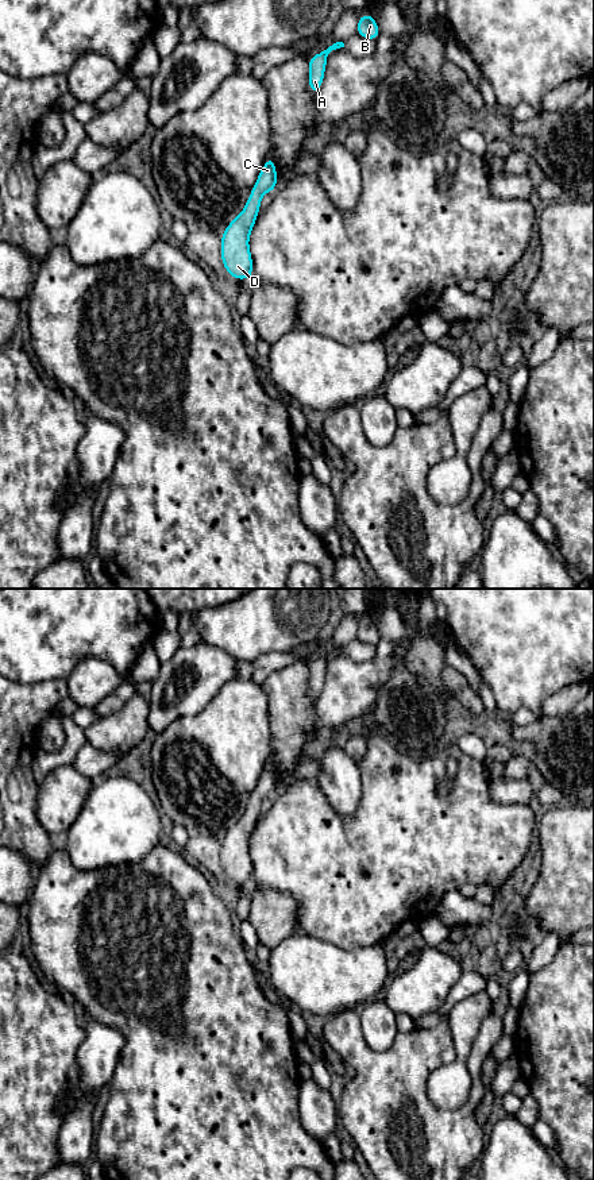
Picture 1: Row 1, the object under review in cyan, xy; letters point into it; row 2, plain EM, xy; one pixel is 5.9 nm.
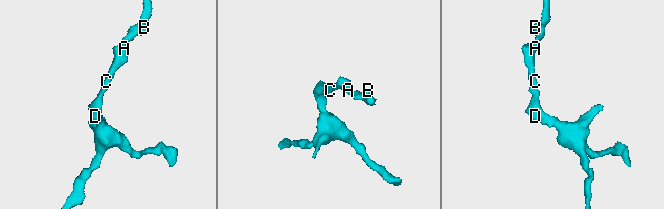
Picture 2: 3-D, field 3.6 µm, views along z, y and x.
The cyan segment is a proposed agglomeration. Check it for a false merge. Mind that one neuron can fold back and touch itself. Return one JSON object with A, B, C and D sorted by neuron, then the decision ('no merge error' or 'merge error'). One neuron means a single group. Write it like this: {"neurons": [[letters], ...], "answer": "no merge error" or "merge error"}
{"neurons": [["A", "B", "C", "D"]], "answer": "no merge error"}

